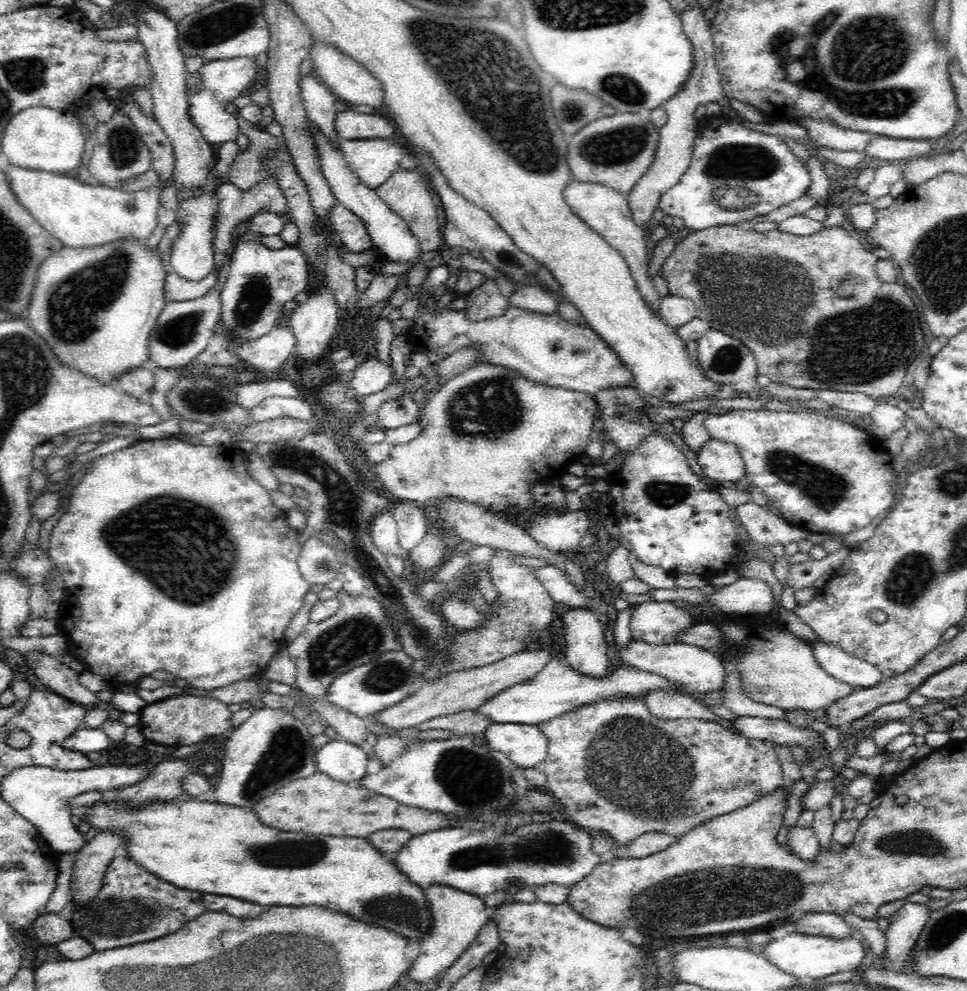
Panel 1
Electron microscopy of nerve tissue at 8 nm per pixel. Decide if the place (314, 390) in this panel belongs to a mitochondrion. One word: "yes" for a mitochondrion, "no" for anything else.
no

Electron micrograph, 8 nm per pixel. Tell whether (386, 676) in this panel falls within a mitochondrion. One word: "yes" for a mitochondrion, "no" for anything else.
yes

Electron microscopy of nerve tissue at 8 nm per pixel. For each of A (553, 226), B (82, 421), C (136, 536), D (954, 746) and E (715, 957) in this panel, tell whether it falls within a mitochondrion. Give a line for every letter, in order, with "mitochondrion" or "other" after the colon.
A: other
B: other
C: mitochondrion
D: other
E: other

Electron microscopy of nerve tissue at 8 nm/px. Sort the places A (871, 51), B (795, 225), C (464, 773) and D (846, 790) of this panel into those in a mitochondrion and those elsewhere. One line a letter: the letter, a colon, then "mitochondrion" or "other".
A: mitochondrion
B: other
C: mitochondrion
D: other

